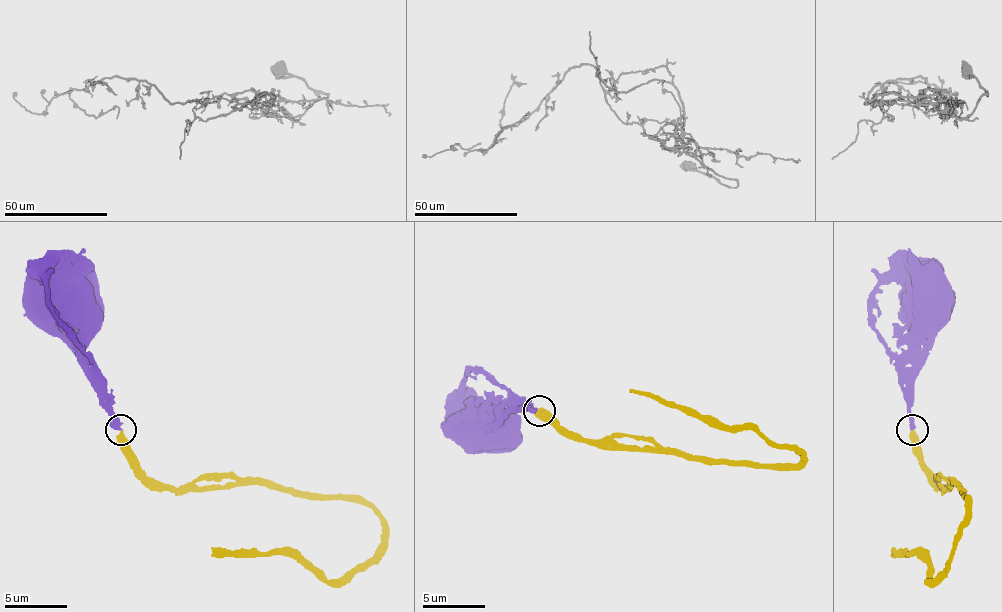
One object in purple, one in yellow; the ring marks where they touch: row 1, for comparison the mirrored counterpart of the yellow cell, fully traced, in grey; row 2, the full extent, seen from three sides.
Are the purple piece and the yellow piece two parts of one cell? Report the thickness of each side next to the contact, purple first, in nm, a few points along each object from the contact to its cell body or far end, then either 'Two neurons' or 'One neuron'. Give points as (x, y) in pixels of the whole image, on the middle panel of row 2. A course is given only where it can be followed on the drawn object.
Thickness 440 nm (purple) against 480 nm. Course of purple: (540, 410), (512, 410), (502, 425), (484, 444), (477, 438), (477, 432), (487, 428). Course of yellow: (540, 410), (590, 441), (711, 460), (796, 463), (802, 457), (755, 432), (724, 428), (630, 391). One neuron

